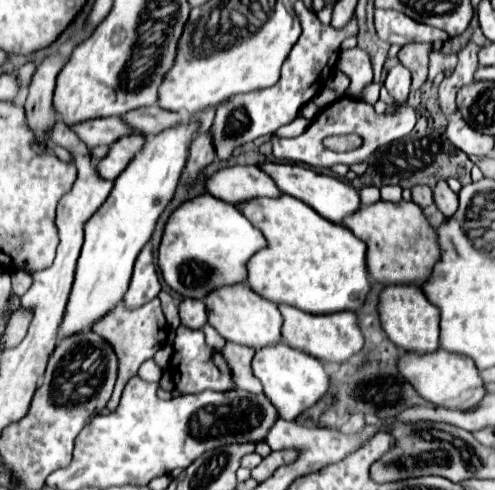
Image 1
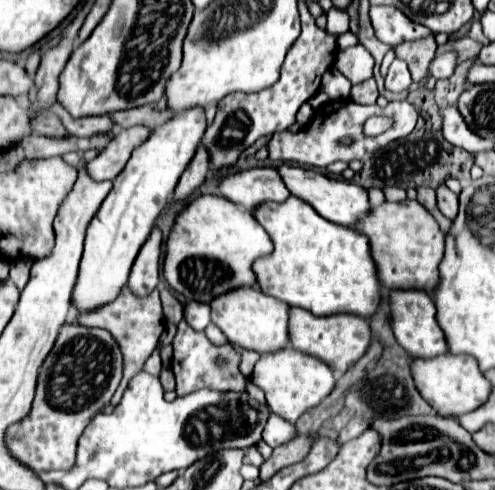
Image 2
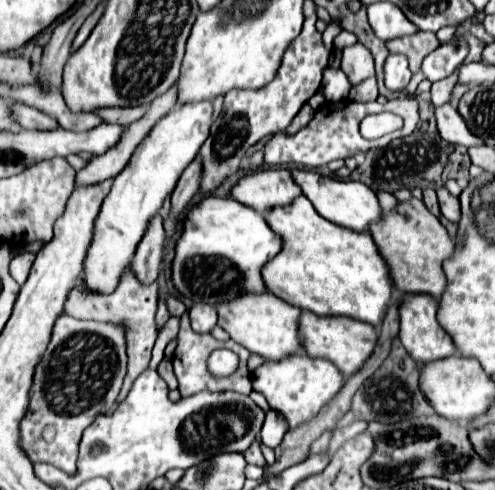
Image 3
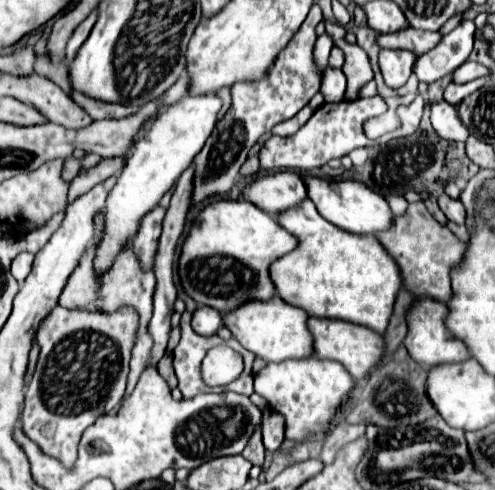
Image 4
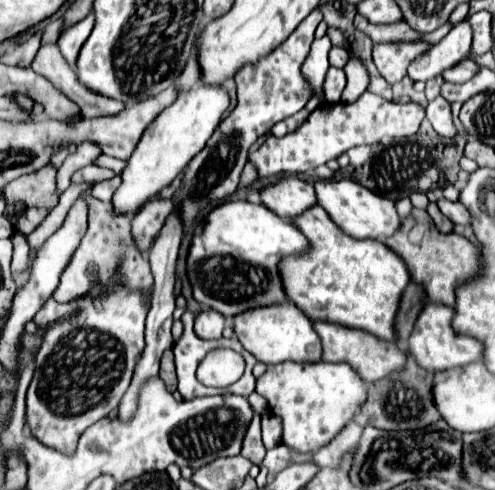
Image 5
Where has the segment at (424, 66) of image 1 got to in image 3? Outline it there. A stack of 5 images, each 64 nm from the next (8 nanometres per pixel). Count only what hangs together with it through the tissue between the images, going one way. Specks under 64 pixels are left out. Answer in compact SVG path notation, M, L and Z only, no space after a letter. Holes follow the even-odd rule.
M418 32L414 36L390 40L390 42L386 42L386 46L392 54L404 54L410 62L410 72L416 74L416 72L420 72L420 64L424 60L424 56L434 52L440 46L440 42L438 42L436 34L432 34L432 32Z

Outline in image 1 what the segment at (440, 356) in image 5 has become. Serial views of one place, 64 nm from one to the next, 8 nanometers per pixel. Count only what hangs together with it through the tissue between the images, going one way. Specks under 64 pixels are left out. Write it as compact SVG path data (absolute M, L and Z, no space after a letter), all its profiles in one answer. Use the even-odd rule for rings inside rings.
M394 284L380 292L378 300L378 312L380 312L380 326L384 328L386 336L402 350L410 352L436 352L438 350L438 308L428 302L422 288L416 284Z

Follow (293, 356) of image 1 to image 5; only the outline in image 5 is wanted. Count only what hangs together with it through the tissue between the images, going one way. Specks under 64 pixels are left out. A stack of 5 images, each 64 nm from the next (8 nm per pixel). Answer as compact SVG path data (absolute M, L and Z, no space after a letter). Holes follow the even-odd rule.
M316 362L316 364L274 364L268 366L266 372L256 380L256 392L268 400L268 406L276 416L282 418L284 436L282 442L296 452L312 452L328 444L344 426L352 420L356 410L366 402L366 384L362 378L348 366L348 364L330 364L330 362Z

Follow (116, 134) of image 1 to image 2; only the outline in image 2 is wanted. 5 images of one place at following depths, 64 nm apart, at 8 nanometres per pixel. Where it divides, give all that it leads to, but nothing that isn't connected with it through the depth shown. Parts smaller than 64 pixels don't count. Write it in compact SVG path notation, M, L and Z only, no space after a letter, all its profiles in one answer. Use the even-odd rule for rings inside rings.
M58 102L50 110L56 116L60 116L60 120L64 122L64 128L72 136L98 136L100 132L114 132L114 122L110 120L110 116L90 116L90 118L74 120L68 112L64 112L64 108Z

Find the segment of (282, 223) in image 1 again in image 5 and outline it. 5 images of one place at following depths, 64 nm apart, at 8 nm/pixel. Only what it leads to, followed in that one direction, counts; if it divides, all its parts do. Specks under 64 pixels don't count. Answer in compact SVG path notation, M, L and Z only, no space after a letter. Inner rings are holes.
M316 206L304 212L300 220L292 220L312 244L308 256L288 256L280 264L284 292L310 320L336 322L348 328L366 330L382 340L394 340L394 316L400 296L410 282L404 262L382 242L356 240L344 234L328 214Z

